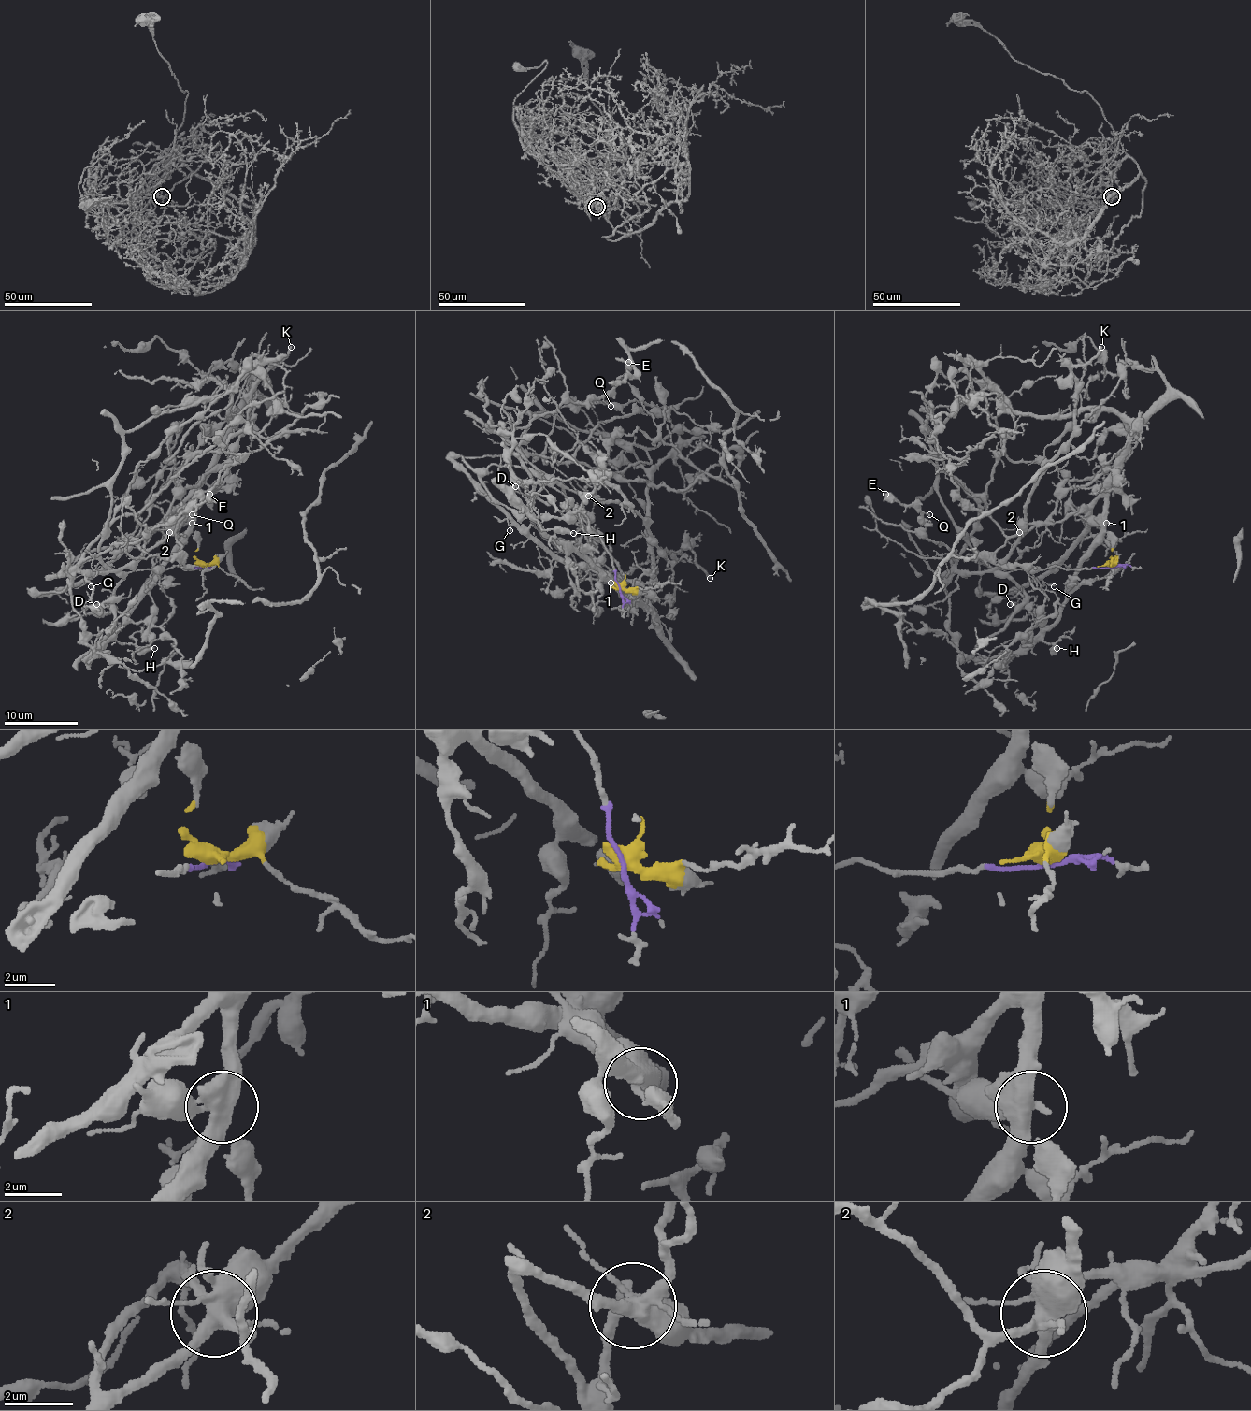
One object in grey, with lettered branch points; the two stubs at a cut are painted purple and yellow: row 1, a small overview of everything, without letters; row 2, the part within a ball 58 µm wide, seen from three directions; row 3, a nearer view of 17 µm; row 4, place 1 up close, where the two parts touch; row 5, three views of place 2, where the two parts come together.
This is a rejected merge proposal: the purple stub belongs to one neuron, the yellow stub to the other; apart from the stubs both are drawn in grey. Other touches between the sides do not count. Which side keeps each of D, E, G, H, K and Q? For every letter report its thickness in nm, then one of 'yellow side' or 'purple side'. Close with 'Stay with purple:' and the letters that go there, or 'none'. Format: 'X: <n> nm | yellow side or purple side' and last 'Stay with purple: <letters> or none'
D: 180 nm | yellow side
E: 750 nm | purple side
G: 140 nm | yellow side
H: 360 nm | yellow side
K: 280 nm | purple side
Q: 120 nm | purple side
Stay with purple: E, K, Q

